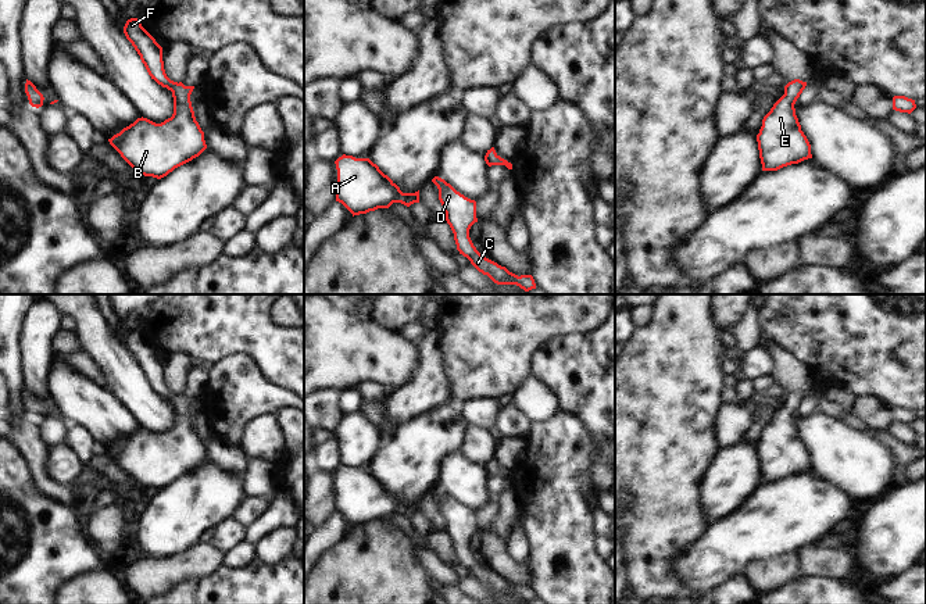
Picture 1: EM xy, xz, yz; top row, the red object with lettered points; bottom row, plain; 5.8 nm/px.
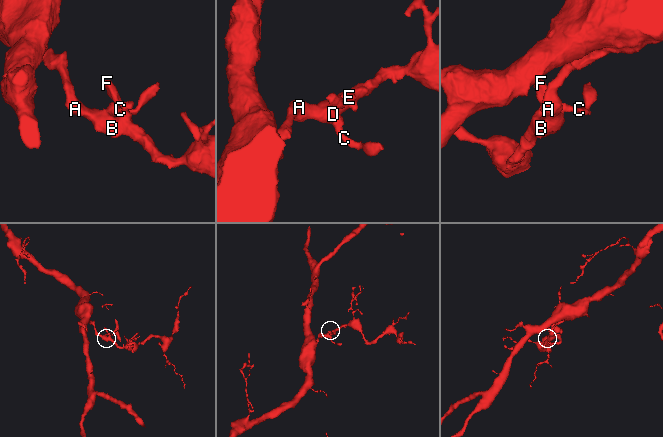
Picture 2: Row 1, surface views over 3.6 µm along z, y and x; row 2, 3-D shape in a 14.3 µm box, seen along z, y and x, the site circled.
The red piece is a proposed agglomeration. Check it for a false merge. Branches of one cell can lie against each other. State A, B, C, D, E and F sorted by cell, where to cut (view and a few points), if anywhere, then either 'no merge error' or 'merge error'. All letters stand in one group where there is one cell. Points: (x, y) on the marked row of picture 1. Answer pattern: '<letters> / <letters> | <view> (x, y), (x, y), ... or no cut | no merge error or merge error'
A B C D E F | no cut | no merge error

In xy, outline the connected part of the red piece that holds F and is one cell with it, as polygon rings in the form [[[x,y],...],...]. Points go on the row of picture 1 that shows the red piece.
[[[137,18],[126,21],[124,33],[151,79],[172,92],[174,114],[161,124],[137,118],[108,142],[136,172],[161,179],[207,149],[190,101],[194,86],[185,86],[167,76],[162,47]]]

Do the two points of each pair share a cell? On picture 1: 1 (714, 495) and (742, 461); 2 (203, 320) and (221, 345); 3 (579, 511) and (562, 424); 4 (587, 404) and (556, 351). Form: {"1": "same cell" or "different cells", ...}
{"1": "same cell", "2": "same cell", "3": "same cell", "4": "same cell"}

